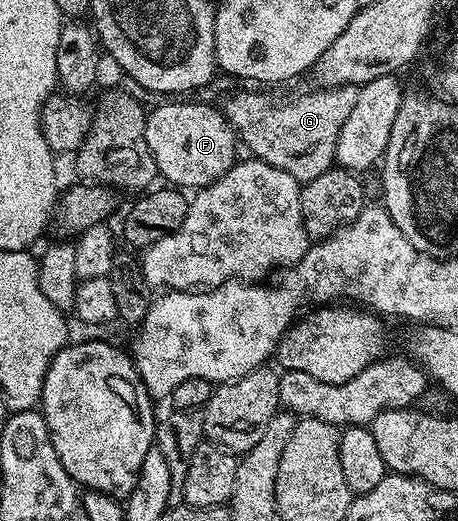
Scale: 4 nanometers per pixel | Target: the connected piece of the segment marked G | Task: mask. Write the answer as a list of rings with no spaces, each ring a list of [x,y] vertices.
[[[324,87],[323,89],[316,89],[320,91],[308,91],[305,95],[296,95],[293,99],[284,99],[281,103],[275,103],[268,95],[263,95],[263,90],[252,89],[256,91],[240,91],[237,95],[229,97],[225,103],[222,103],[222,110],[224,116],[228,118],[228,123],[231,125],[233,131],[236,132],[239,142],[244,143],[249,147],[251,154],[257,159],[266,161],[270,165],[274,165],[278,169],[282,169],[286,173],[290,173],[290,177],[294,177],[300,184],[306,184],[314,181],[314,177],[318,177],[322,173],[326,173],[336,163],[336,146],[338,145],[338,137],[342,133],[342,125],[346,125],[346,117],[350,117],[350,112],[354,110],[354,105],[358,101],[358,90],[355,87]]]

